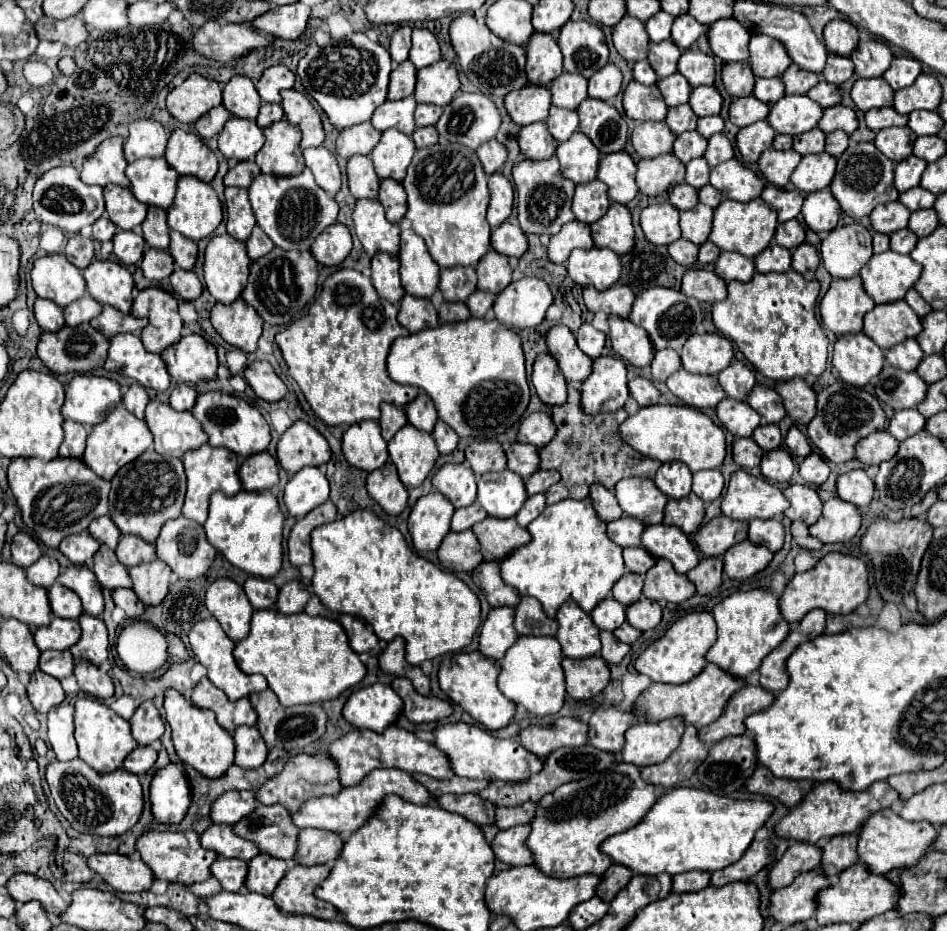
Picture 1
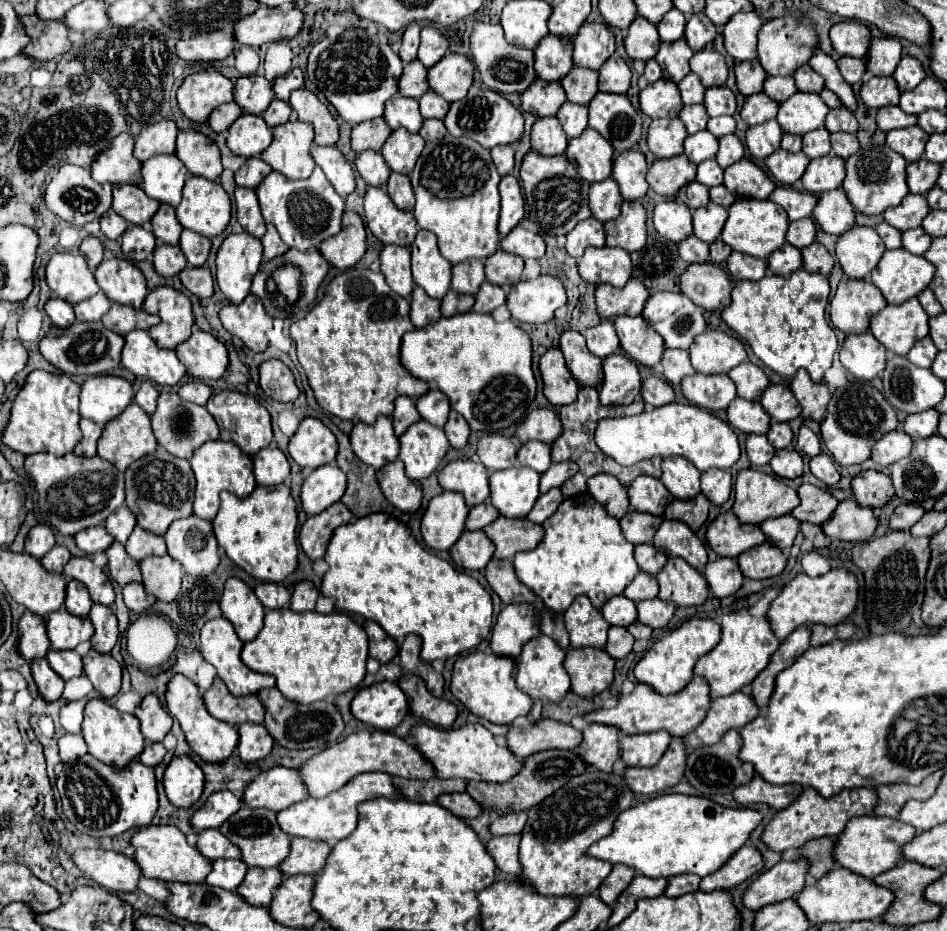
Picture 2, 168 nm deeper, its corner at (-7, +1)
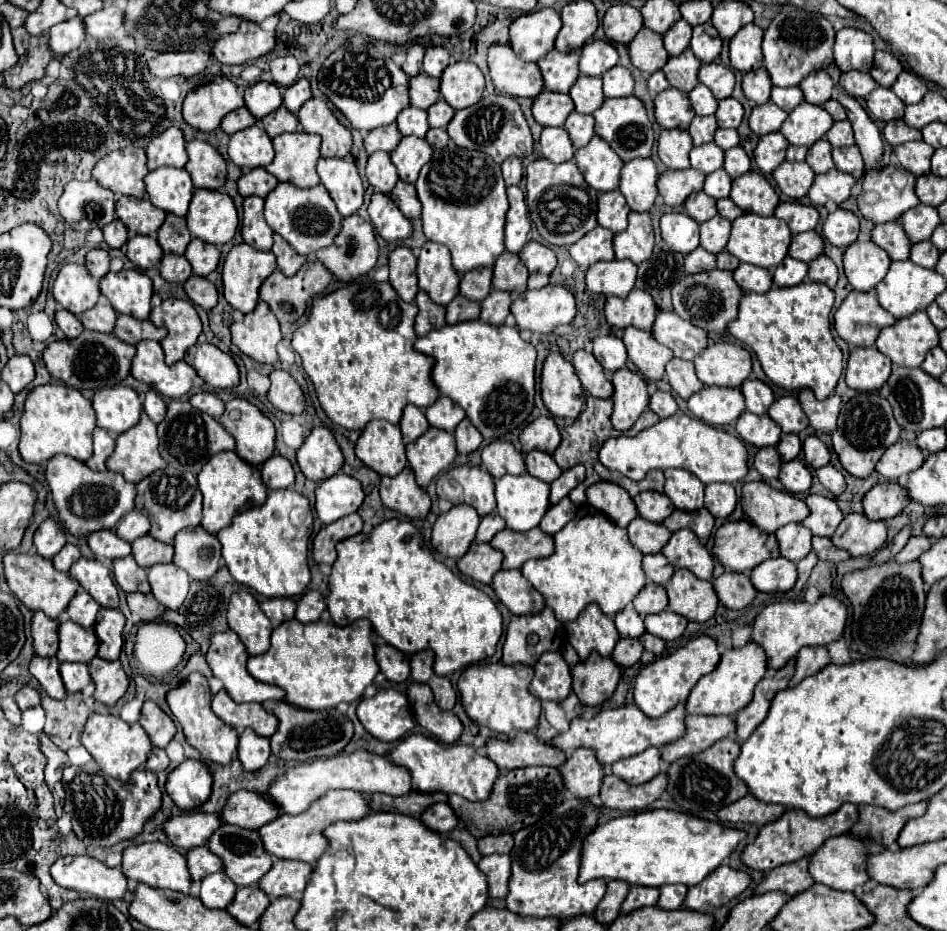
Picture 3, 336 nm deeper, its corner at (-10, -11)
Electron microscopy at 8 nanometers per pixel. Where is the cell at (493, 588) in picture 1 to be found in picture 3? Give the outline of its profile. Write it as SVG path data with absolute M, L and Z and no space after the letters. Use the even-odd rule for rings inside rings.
M500 570L494 576L494 592L512 614L536 614L546 602L544 596L520 574L520 570Z

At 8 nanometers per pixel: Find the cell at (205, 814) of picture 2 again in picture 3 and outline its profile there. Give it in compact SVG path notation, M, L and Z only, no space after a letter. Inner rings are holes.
M192 812L192 814L170 816L162 824L162 830L176 848L190 850L196 846L206 846L208 836L212 836L212 832L218 826L222 826L222 824L220 824L220 818L216 814Z

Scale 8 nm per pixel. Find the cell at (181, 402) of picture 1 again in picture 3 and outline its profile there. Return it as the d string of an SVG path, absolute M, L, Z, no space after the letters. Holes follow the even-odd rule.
M208 392L194 394L194 396L190 398L190 404L192 404L194 408L198 408L198 410L210 414L210 416L216 418L216 420L218 420L218 418L222 416L222 412L224 412L224 402L222 402L218 396L208 394Z

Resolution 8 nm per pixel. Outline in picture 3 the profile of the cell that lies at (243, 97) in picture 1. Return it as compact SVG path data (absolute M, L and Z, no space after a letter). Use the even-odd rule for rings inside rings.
M260 80L260 82L254 82L246 88L244 100L246 100L246 108L250 108L250 112L258 120L262 120L266 114L280 108L282 94L280 94L280 88L274 82Z

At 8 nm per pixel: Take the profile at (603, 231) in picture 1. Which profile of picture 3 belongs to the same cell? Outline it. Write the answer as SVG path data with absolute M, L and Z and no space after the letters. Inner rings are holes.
M630 212L628 228L614 236L616 258L628 258L634 264L640 264L652 256L654 248L654 230L648 212Z

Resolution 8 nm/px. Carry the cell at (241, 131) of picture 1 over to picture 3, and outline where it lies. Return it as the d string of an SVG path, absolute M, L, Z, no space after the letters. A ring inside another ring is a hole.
M252 126L232 134L228 142L228 156L240 168L268 166L274 158L272 140L262 126Z

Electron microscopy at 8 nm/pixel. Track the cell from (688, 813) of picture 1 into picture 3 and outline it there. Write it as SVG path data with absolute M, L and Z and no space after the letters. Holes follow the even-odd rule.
M644 810L598 824L584 838L578 882L584 884L594 878L604 878L656 888L664 884L694 886L714 872L746 836L736 828L726 828L712 822L706 824L704 832L692 832L686 822L688 816L680 812Z

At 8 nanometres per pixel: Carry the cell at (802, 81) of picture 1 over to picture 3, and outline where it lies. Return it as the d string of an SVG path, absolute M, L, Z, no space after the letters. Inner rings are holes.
M824 70L812 72L808 78L800 82L800 88L804 92L804 100L810 104L824 104L834 94L834 82Z

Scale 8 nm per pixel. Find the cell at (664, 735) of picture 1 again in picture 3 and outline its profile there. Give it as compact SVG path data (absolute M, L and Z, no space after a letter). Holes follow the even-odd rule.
M646 748L636 756L622 758L612 764L612 772L628 784L644 784L660 774L660 750Z

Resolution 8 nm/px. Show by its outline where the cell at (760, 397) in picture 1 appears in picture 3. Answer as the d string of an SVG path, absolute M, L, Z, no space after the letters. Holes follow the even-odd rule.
M794 396L778 398L770 406L768 416L782 428L784 434L788 434L788 432L798 434L798 432L802 432L808 426L808 418L806 418L798 398L794 398Z

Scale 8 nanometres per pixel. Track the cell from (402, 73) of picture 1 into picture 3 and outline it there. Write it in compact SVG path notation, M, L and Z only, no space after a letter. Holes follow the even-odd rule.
M420 72L410 80L410 104L416 108L430 108L440 98L440 80Z

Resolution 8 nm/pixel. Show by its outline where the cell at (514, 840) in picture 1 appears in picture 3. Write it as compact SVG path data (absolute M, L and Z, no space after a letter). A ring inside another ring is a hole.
M492 854L484 856L478 862L478 868L488 878L488 896L490 898L504 898L508 894L508 876L510 876L510 856L506 854Z

